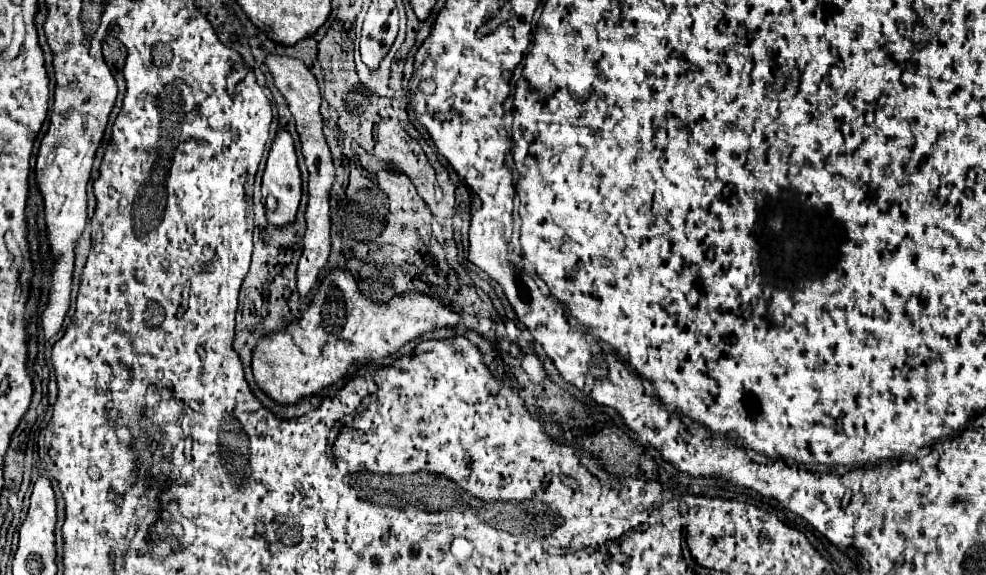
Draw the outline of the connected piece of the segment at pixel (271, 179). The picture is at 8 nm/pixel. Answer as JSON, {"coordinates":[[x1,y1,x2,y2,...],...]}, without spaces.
{"coordinates":[[280,131,270,147,262,179,262,193,264,197,270,193,278,201,276,211,266,211,266,217,272,225,284,227,294,223,302,197,302,185,294,143,288,131]]}

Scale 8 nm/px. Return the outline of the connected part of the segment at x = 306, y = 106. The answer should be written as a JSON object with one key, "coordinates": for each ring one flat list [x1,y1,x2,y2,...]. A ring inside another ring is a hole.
{"coordinates":[[268,55,266,65,274,77,274,85,286,97,290,111,320,111,320,87,306,63]]}

